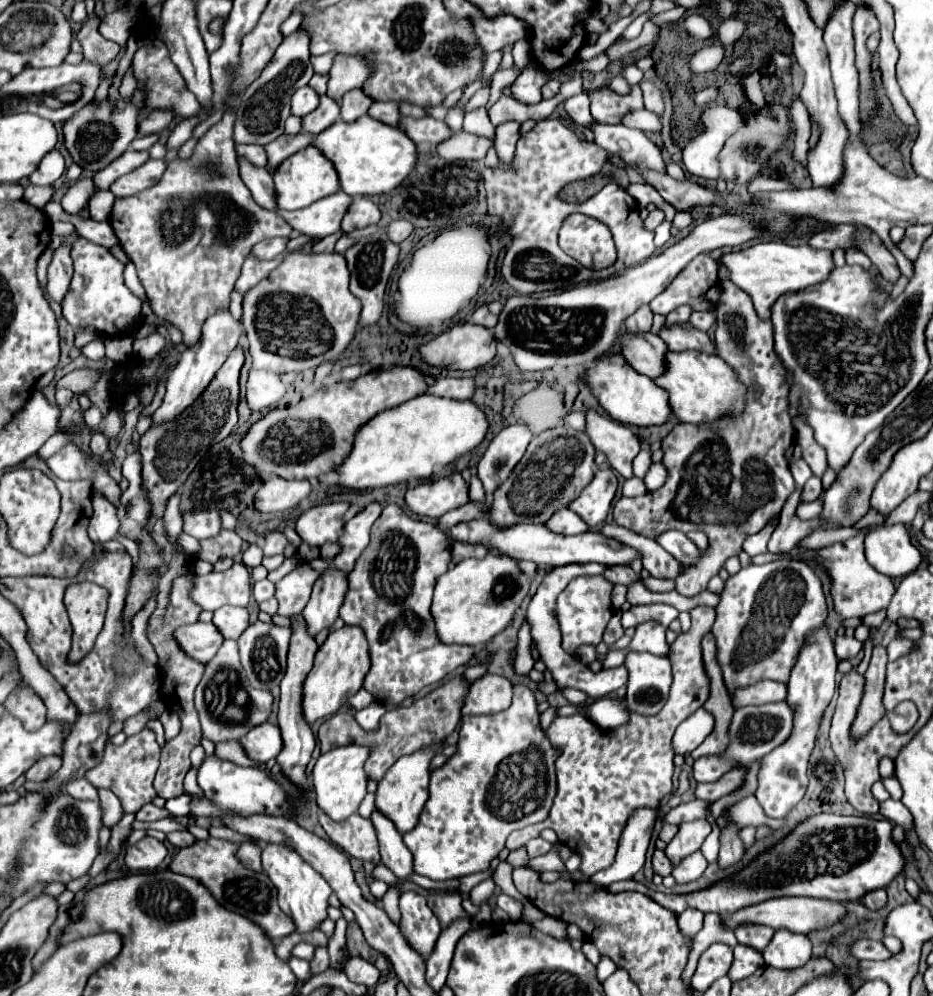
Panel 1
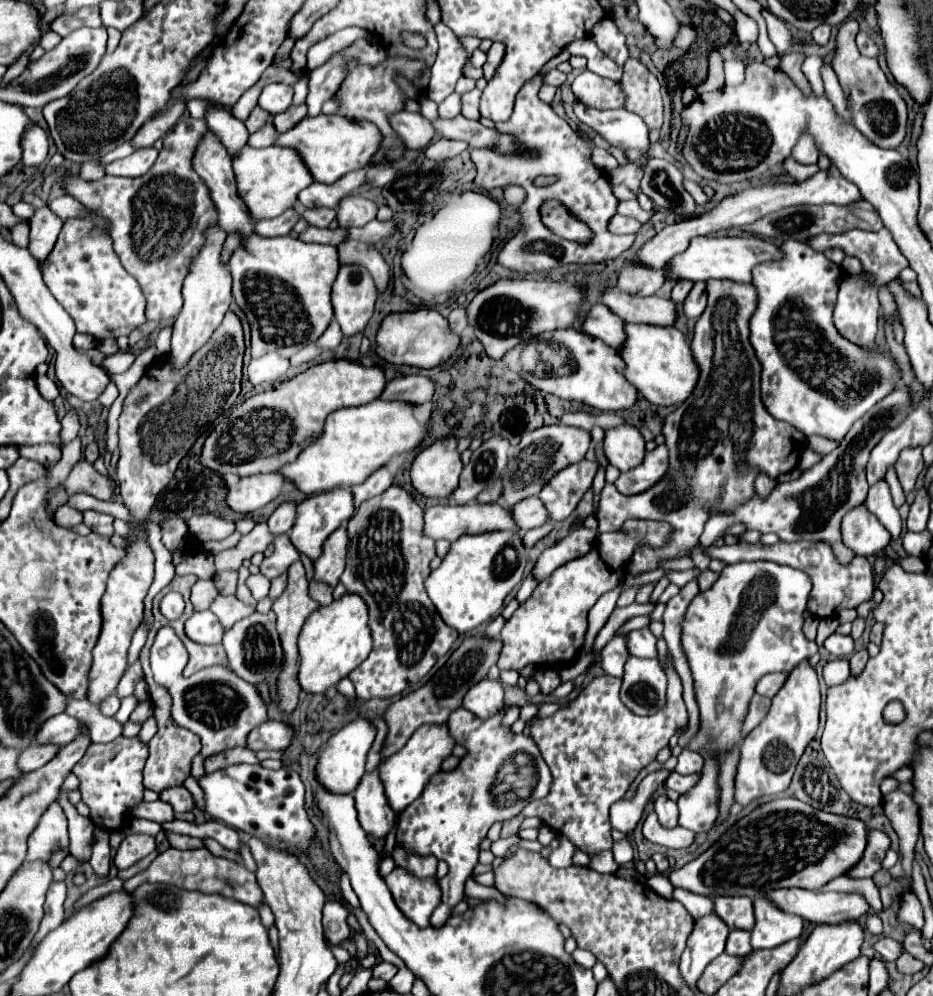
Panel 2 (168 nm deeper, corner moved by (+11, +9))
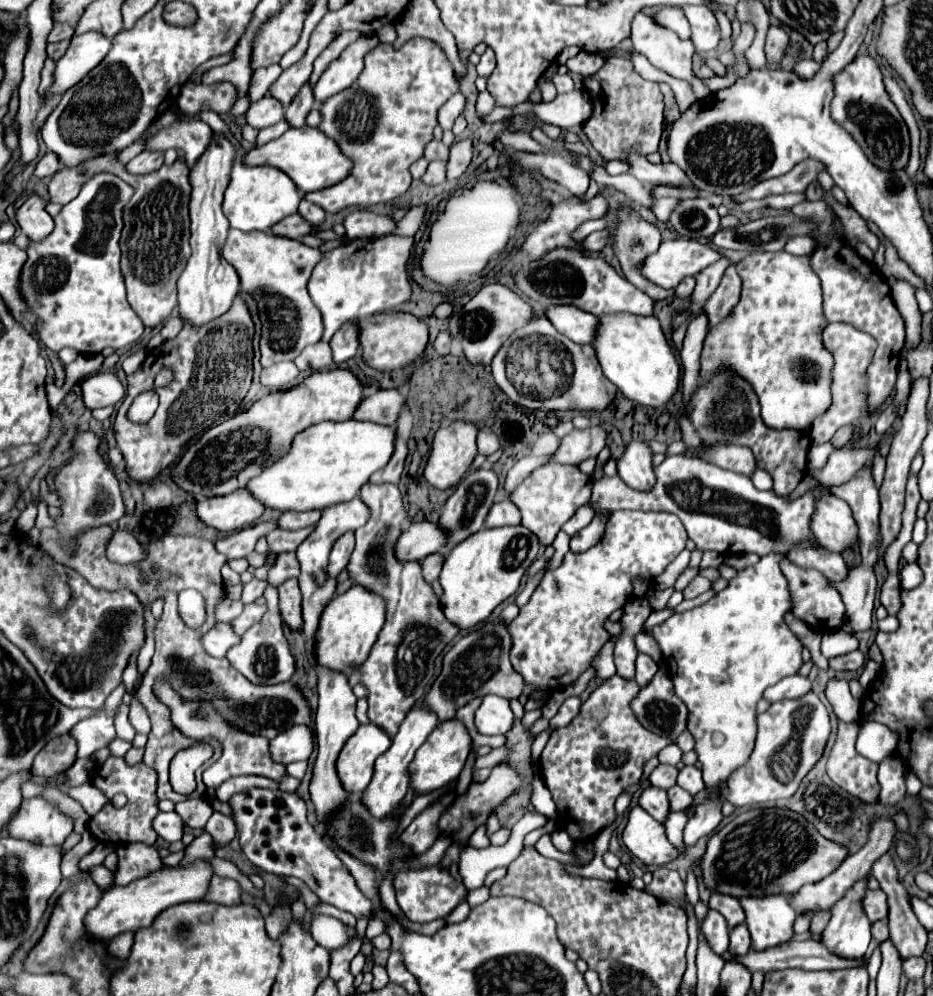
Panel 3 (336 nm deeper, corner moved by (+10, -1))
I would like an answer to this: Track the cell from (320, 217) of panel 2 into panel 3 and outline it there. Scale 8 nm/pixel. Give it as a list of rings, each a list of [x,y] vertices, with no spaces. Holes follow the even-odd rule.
[[[301,200],[301,204],[299,204],[299,212],[301,212],[301,216],[311,224],[311,226],[319,226],[319,224],[323,224],[325,222],[325,210],[321,210],[321,208],[317,208],[315,204],[309,204],[307,200]]]

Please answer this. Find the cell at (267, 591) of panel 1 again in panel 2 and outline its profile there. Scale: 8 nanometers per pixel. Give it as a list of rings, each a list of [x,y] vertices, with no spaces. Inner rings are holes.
[[[282,534],[282,536],[276,538],[276,542],[274,542],[274,552],[272,552],[272,556],[266,556],[264,562],[260,564],[260,572],[262,572],[266,578],[274,580],[274,578],[282,576],[282,574],[290,568],[290,564],[296,562],[296,560],[300,560],[298,550],[290,544],[288,534]]]

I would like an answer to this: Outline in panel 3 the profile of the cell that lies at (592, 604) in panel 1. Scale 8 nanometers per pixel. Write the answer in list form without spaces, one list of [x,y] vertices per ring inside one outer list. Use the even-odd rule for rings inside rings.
[[[621,510],[613,512],[605,536],[593,548],[581,554],[567,552],[561,566],[549,570],[537,590],[533,592],[531,600],[519,610],[519,616],[509,624],[509,634],[513,640],[511,648],[511,664],[513,668],[525,678],[527,692],[531,688],[547,688],[555,690],[575,682],[591,664],[597,650],[607,642],[609,634],[603,628],[603,620],[617,608],[623,608],[625,602],[631,598],[631,580],[635,576],[641,578],[655,578],[659,576],[679,552],[685,550],[689,536],[681,520],[667,512],[635,512],[635,510]]]

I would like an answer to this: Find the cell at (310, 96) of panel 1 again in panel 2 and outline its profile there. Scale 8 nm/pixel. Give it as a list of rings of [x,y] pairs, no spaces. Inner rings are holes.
[[[268,84],[260,98],[258,98],[258,106],[262,110],[268,110],[270,116],[276,116],[280,112],[284,112],[290,104],[292,104],[292,86],[286,86],[286,84]]]

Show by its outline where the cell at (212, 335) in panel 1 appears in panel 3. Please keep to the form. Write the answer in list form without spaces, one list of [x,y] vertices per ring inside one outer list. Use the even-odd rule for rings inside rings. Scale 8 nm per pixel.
[[[215,134],[215,140],[209,146],[209,152],[201,156],[201,160],[197,162],[197,168],[191,168],[191,174],[189,174],[189,180],[193,186],[191,204],[189,204],[193,254],[187,260],[183,274],[179,276],[177,290],[179,290],[179,318],[183,322],[189,322],[193,328],[201,328],[213,322],[215,318],[223,316],[231,308],[235,296],[239,294],[237,272],[221,256],[221,250],[229,234],[227,232],[229,222],[221,212],[221,202],[223,202],[223,192],[229,184],[231,162],[233,162],[233,144],[229,144],[227,138],[221,138]]]

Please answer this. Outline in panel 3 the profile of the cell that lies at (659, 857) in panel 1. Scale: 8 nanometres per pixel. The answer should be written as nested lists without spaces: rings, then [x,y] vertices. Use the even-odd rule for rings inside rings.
[[[659,866],[653,870],[653,882],[645,886],[645,892],[657,896],[659,900],[677,900],[683,898],[685,882],[679,878],[675,870]]]

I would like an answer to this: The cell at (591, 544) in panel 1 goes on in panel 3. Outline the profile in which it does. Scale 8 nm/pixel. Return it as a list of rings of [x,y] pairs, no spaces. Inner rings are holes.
[[[413,522],[397,542],[397,552],[405,560],[423,560],[425,556],[439,552],[447,546],[449,534],[439,528],[439,522]]]

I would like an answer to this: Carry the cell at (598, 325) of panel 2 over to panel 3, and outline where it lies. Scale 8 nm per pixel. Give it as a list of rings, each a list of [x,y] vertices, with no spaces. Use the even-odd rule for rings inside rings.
[[[551,306],[547,310],[547,318],[563,336],[577,344],[593,344],[601,324],[597,316],[583,312],[577,306]]]

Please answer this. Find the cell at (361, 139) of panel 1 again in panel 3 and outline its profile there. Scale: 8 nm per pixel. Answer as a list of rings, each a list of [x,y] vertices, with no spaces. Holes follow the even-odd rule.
[[[303,126],[303,128],[289,128],[283,136],[279,136],[277,140],[271,140],[265,146],[255,146],[253,150],[249,150],[245,162],[249,166],[275,166],[279,170],[283,170],[287,176],[293,178],[293,182],[297,184],[299,192],[307,194],[307,192],[315,192],[319,188],[329,188],[339,184],[341,180],[345,180],[353,168],[353,160],[347,158],[339,148],[337,142],[333,142],[329,136],[325,136],[319,128],[311,128],[311,126]]]

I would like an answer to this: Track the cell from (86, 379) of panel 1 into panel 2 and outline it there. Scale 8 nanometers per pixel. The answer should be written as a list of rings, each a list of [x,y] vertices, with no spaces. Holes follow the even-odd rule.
[[[118,352],[118,354],[112,354],[104,360],[104,368],[112,374],[126,372],[132,366],[134,358],[136,358],[136,354],[132,354],[132,352]]]

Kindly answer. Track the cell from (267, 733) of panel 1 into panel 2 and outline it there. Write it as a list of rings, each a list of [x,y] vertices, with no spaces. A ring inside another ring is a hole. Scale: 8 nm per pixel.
[[[268,720],[254,728],[248,736],[248,746],[258,752],[258,750],[286,750],[292,744],[292,734],[294,728],[290,728],[284,722],[278,720]]]

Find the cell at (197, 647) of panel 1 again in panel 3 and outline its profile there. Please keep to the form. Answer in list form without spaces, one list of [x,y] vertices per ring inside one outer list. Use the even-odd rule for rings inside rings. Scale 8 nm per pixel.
[[[215,624],[209,632],[205,632],[201,636],[201,646],[207,654],[215,656],[215,658],[223,658],[225,652],[237,644],[239,636],[229,628],[229,624]]]

